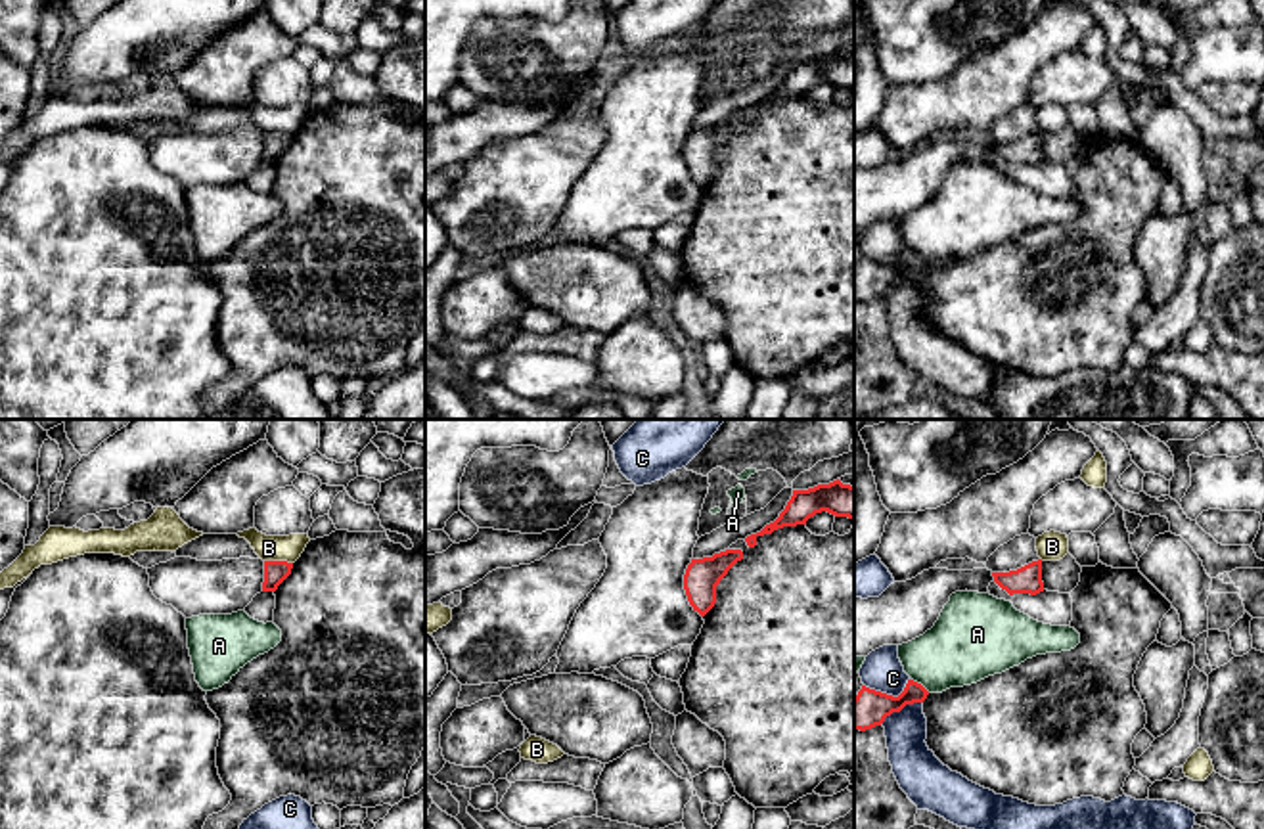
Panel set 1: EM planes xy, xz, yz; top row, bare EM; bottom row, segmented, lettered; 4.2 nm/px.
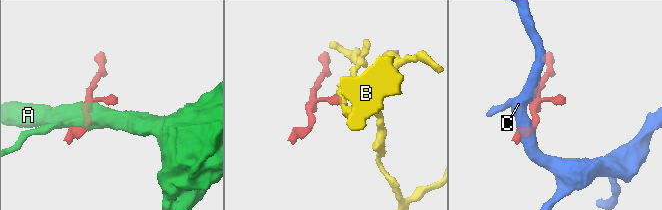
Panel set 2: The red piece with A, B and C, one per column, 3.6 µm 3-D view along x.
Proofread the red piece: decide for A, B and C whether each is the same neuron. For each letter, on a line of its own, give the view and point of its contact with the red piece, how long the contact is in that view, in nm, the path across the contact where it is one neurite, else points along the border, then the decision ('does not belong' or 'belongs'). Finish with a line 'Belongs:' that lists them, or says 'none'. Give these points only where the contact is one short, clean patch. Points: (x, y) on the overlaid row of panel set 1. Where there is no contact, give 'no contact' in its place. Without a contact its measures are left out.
A: yz (920, 684) | 100 nm | does not belong
B: xy (278, 561) | 120 nm | along xy (265, 560), (286, 560), (292, 563) | does not belong
C: yz (889, 695) | 200 nm | along yz (910, 678), (897, 695), (870, 690), (864, 684) | does not belong
Belongs: none

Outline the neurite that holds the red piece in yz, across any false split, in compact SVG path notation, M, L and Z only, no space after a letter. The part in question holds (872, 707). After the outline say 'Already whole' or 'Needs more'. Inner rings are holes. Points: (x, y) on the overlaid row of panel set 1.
M908 680L898 697L862 685L854 697L854 729L866 731L881 726L892 712L900 712L906 705L923 703L927 695L929 691L914 680Z. Already whole

